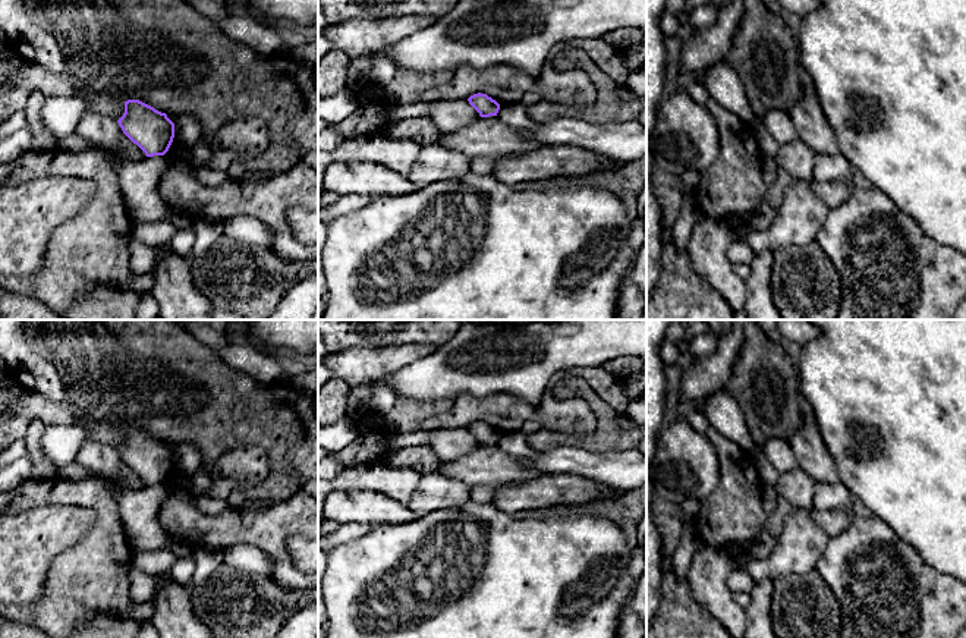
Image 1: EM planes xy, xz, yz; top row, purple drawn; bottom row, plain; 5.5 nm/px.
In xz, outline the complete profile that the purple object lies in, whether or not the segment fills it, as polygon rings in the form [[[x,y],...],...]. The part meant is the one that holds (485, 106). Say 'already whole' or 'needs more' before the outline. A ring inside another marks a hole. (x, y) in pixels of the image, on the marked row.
already whole; [[[473,94],[468,98],[469,104],[479,113],[481,117],[497,116],[500,104],[487,94]]]

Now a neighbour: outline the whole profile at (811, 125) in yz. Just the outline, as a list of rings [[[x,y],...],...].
[[[809,76],[803,79],[803,95],[789,110],[796,135],[816,154],[840,154],[834,132],[821,109]]]

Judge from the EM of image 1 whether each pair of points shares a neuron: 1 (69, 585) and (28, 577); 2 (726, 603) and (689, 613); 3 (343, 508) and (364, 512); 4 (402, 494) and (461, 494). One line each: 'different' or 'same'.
1: different
2: different
3: same
4: different

